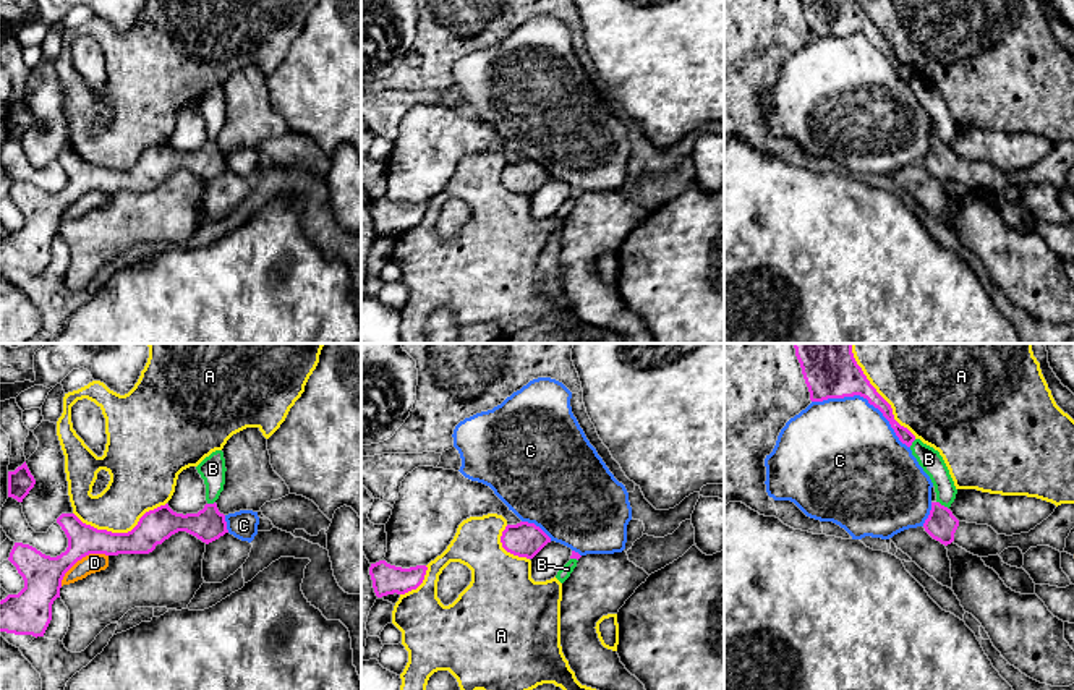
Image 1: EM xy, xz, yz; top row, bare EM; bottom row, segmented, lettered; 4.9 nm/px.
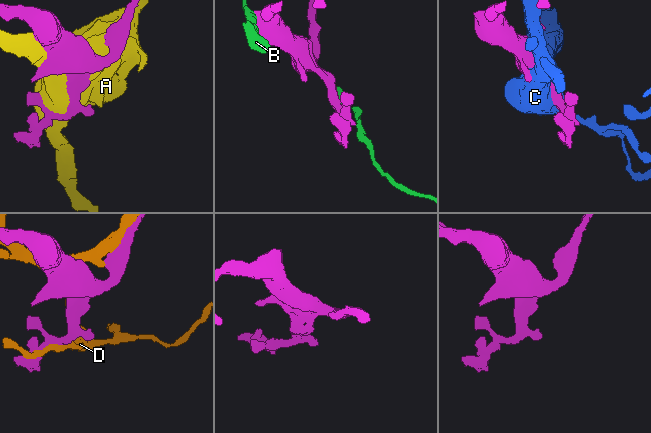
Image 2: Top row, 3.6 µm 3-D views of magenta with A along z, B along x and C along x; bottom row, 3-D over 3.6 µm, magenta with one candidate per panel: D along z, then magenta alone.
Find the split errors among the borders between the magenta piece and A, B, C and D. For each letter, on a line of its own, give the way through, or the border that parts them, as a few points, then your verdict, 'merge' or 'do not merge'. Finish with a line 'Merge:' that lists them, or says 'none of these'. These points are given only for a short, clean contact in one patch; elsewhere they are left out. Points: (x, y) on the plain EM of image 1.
A: do not merge
B: do not merge
C: do not merge
D: do not merge
Merge: none of these

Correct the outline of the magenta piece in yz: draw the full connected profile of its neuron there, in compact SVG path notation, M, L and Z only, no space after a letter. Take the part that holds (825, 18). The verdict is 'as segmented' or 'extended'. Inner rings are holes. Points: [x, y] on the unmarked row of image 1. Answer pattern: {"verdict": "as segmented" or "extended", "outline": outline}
{"verdict": "as segmented", "outline": "M800 0L800 5L812 39L860 32L883 50L902 81L910 84L915 78L915 73L894 57L891 42L876 29L857 0Z"}

